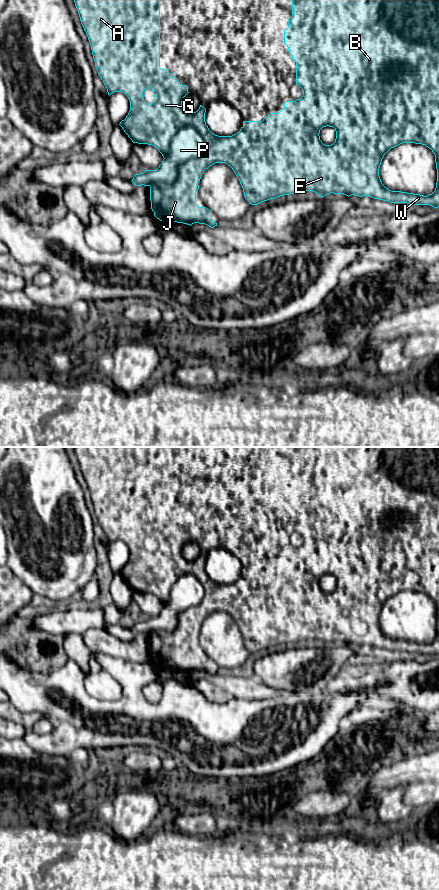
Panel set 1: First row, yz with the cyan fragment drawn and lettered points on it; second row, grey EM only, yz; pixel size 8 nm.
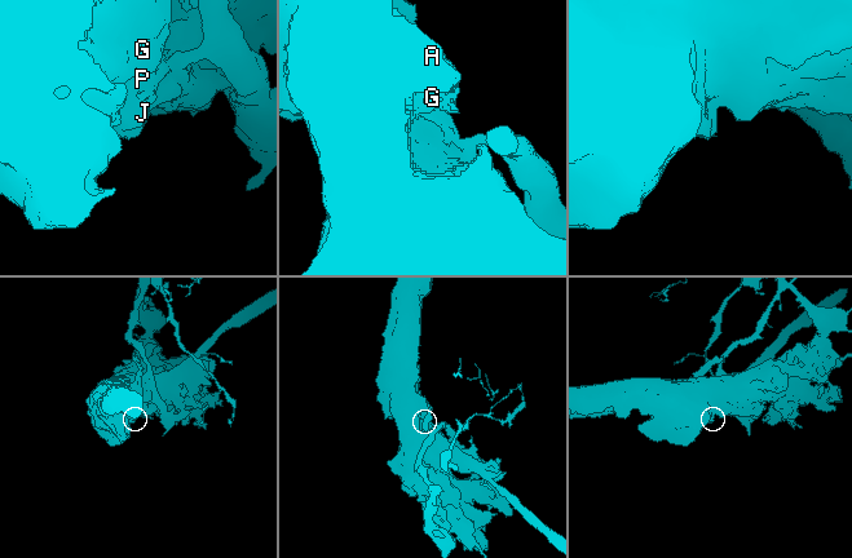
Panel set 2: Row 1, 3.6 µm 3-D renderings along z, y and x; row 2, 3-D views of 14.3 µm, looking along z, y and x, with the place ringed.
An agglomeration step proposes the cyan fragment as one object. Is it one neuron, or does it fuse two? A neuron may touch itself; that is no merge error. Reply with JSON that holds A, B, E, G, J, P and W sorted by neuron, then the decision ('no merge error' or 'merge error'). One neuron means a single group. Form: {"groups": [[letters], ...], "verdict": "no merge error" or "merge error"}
{"groups": [["A", "B", "E", "G", "J", "W"], ["P"]], "verdict": "merge error"}

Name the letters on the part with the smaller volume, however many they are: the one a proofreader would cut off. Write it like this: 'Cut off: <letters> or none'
Cut off: P

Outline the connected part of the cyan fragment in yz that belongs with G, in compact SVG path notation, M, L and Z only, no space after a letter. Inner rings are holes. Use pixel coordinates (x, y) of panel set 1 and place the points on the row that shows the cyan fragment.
M74 0L81 24L88 37L96 70L103 81L108 95L114 92L124 93L130 101L130 111L126 118L120 122L120 126L133 143L148 144L158 149L163 158L169 154L169 143L176 132L191 125L201 134L204 139L204 151L198 158L186 161L178 168L178 176L173 184L155 182L150 185L151 209L154 216L160 221L170 221L192 225L194 223L205 224L211 228L217 226L212 220L212 212L206 207L196 204L196 192L199 189L199 181L206 169L215 163L226 163L232 168L243 188L244 197L249 204L257 205L261 202L275 199L289 194L298 194L303 191L313 191L324 197L330 193L343 194L346 196L365 195L388 201L390 203L407 203L409 205L430 205L439 207L439 0L290 0L292 2L292 16L288 19L288 28L284 30L284 44L296 62L296 85L299 86L303 95L295 101L286 101L284 108L279 113L270 113L262 121L245 121L240 131L232 136L218 136L212 133L205 122L206 109L200 105L194 113L188 113L182 106L183 98L189 93L187 85L181 85L167 69L160 68L160 0ZM151 89L154 99L148 104L143 98L143 92ZM323 127L333 127L336 131L335 142L325 145L320 140L320 130ZM402 143L422 144L432 150L435 155L437 182L435 191L427 196L401 191L391 191L381 182L379 168L384 155L391 149Z

